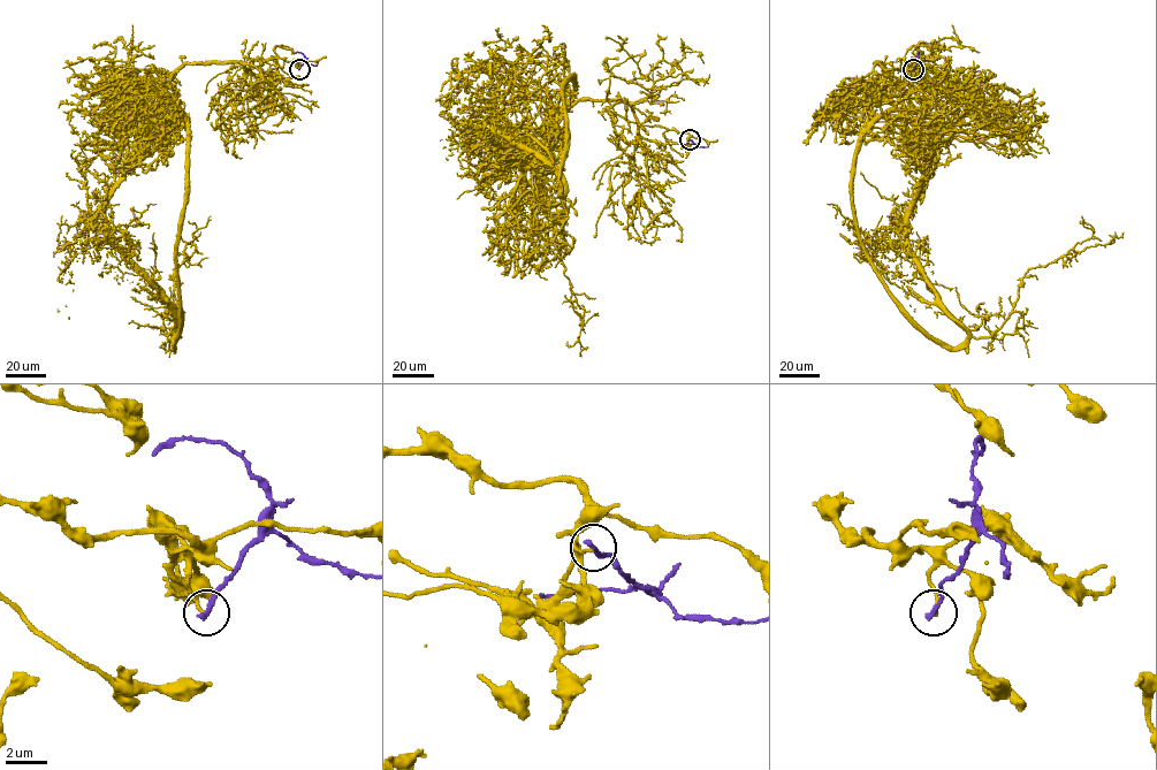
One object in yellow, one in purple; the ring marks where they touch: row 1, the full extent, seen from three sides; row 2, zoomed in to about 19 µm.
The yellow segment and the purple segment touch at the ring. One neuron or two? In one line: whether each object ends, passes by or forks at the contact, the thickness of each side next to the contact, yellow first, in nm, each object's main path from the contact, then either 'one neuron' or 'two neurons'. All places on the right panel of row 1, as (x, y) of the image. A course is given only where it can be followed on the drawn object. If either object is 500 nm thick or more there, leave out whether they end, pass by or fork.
yellow ends | purple ends | 150/280 nm | yellow via (914, 69), (876, 61), (918, 112), (923, 180), (908, 252), (973, 336), (1002, 326), (1030, 268), (1123, 233) | purple via (914, 69), (919, 53) | two neurons

